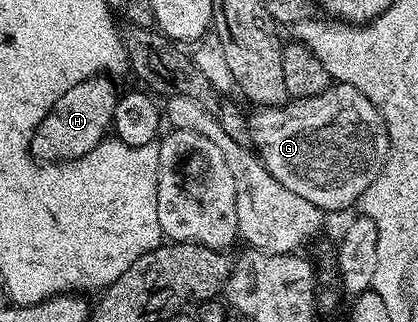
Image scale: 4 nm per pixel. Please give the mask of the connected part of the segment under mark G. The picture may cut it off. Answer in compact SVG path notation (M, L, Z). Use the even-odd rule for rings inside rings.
M332 82L325 93L317 93L317 97L291 99L282 107L260 107L249 115L251 142L259 160L269 169L285 189L297 193L297 197L305 197L305 201L313 201L324 213L343 211L346 207L354 208L359 198L373 185L373 181L381 173L391 148L387 126L379 108L365 97L353 85Z

